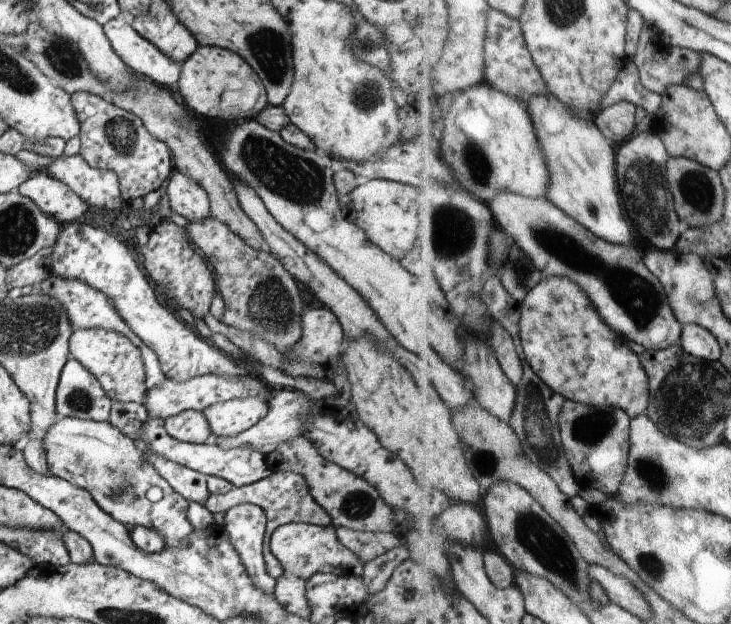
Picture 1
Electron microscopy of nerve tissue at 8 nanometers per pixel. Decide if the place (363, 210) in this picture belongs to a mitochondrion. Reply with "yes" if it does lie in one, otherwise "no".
no

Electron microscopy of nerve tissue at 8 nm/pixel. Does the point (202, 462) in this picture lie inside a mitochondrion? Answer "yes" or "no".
no

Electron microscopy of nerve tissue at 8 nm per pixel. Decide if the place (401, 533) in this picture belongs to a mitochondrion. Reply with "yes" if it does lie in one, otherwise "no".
no

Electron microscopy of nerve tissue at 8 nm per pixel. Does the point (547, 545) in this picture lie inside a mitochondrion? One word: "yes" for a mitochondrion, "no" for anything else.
yes

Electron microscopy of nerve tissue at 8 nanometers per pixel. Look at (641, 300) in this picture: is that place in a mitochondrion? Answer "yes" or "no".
yes

